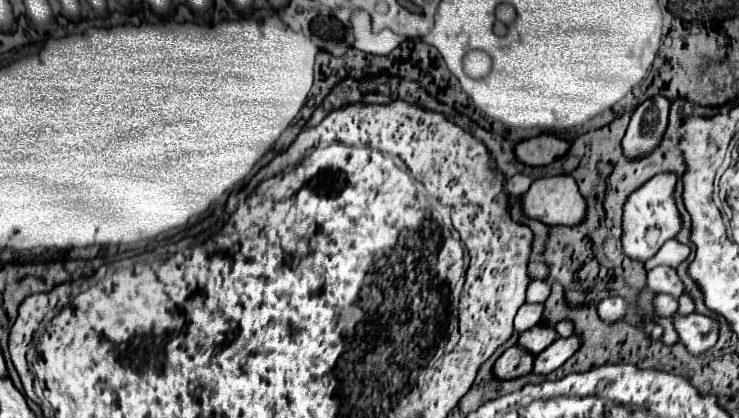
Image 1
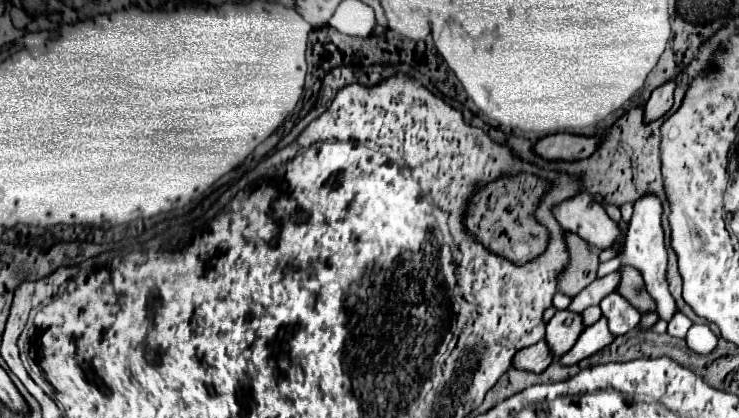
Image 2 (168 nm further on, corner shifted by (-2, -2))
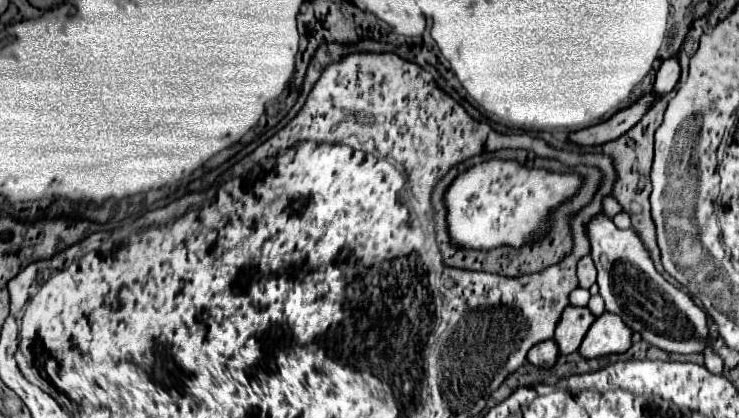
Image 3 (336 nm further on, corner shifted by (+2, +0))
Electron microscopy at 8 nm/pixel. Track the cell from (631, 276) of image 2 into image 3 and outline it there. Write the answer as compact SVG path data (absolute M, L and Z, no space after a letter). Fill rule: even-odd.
M598 214L588 226L588 236L592 244L592 260L598 268L600 296L604 298L606 310L618 314L622 322L632 332L638 332L640 338L650 346L670 354L704 354L712 342L706 312L698 308L688 294L674 288L662 278L662 274L656 272L652 258L638 234L630 228L620 230L608 216ZM600 254L608 256L608 270L602 270Z

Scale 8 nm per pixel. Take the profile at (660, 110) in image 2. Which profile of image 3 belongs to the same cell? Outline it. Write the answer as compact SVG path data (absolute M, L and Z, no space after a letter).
M672 56L672 58L668 58L668 60L662 62L662 66L660 66L658 74L656 74L654 92L658 96L668 94L676 86L678 78L680 78L680 60L678 60L678 56Z

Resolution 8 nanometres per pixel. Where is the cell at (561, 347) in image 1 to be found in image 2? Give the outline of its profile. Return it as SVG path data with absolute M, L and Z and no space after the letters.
M600 318L596 324L584 328L584 332L576 340L576 344L570 348L570 352L566 352L564 356L560 356L558 362L564 364L564 366L578 364L580 360L584 360L584 358L592 356L594 352L602 350L604 346L608 346L610 340L614 340L614 336L610 334L610 330L606 326L606 320Z

